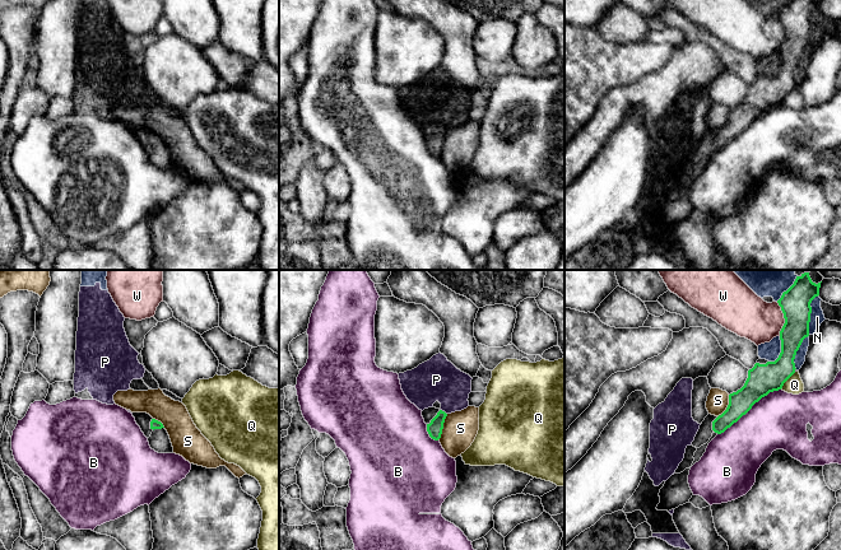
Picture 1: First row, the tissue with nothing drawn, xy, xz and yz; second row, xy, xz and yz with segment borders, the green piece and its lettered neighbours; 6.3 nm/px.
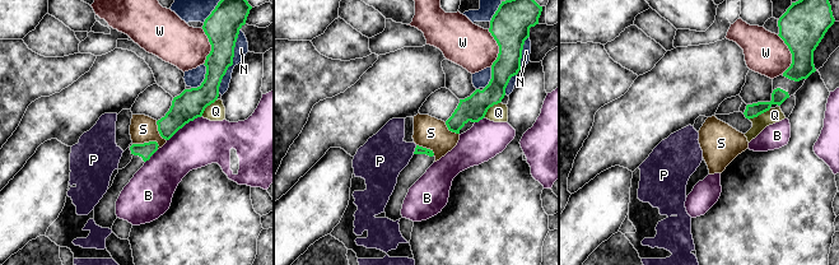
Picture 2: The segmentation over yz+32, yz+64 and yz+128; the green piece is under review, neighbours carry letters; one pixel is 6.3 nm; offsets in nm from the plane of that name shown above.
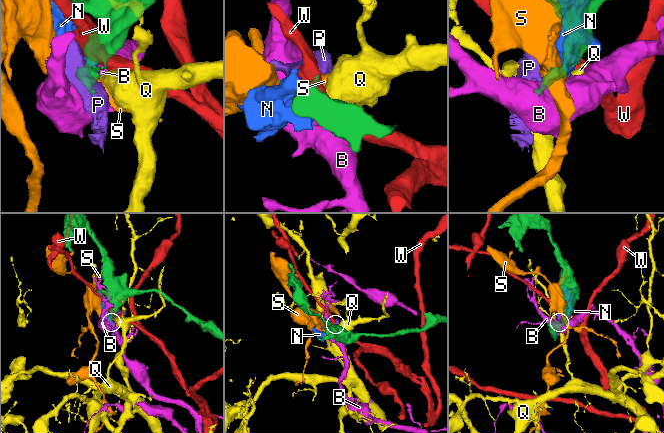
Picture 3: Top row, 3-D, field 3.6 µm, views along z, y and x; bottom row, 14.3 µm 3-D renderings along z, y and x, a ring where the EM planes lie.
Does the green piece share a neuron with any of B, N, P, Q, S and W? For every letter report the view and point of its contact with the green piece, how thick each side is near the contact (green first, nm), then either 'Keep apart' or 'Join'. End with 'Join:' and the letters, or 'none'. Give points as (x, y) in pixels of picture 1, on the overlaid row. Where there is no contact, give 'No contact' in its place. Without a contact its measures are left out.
B: Touches green at yz (748, 410). Thickness 190 nm (green) against 360 nm. Keep apart
N: Touches green at yz (808, 332). Thickness 190 nm (green) against 90 nm. Keep apart
P: Touches green at xz (444, 411). Thickness 100 nm (green) against 280 nm. Keep apart
Q: Touches green at yz (786, 380). Thickness 190 nm (green) against 110 nm. Keep apart
S: Touches green at xz (442, 427). Thickness 100 nm (green) against 220 nm. Keep apart
W: Touches green at yz (784, 317). Thickness 190 nm (green) against 280 nm. Keep apart
Join: none

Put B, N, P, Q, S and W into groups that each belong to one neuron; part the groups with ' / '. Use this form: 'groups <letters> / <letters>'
groups B / N P / Q / S / W

